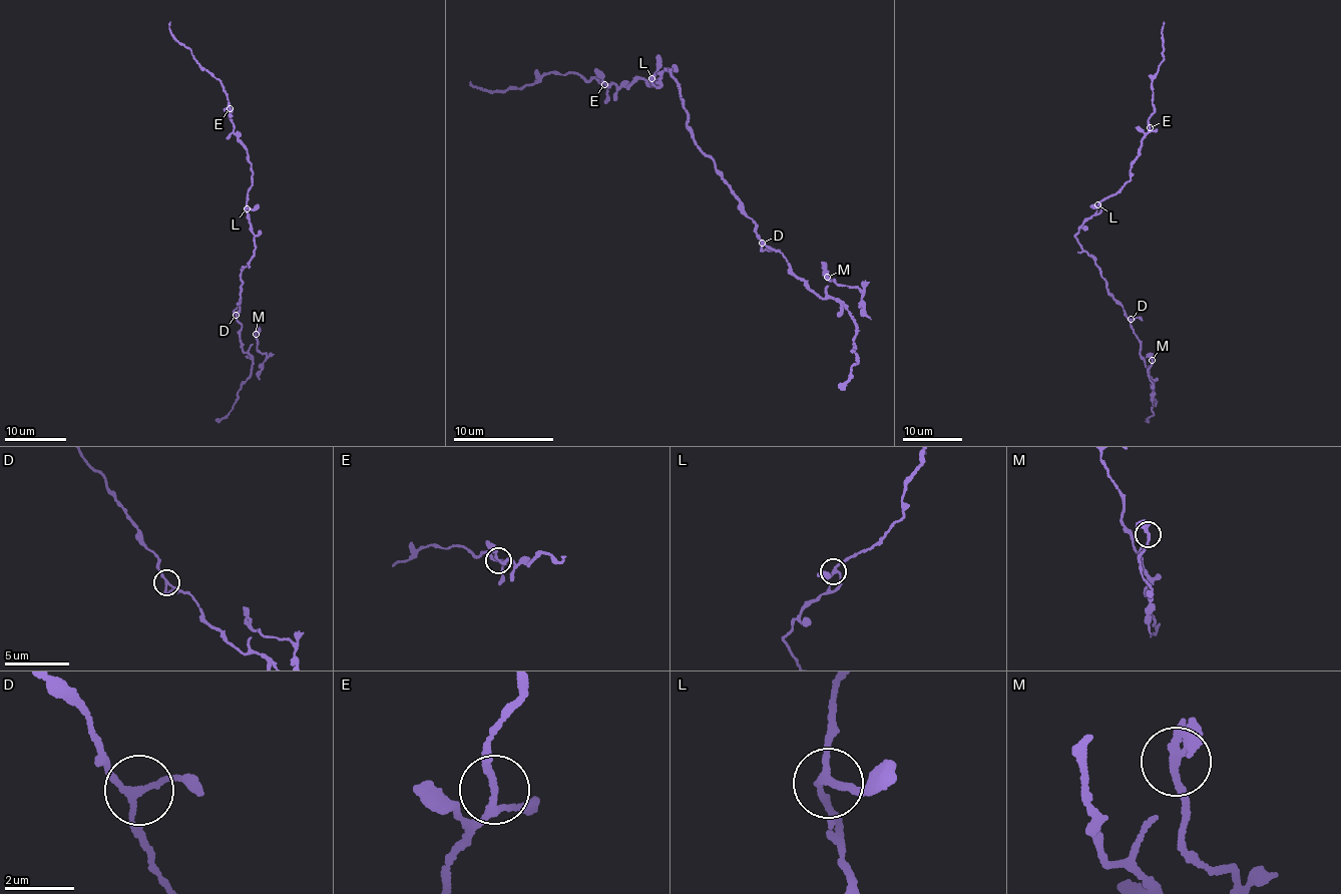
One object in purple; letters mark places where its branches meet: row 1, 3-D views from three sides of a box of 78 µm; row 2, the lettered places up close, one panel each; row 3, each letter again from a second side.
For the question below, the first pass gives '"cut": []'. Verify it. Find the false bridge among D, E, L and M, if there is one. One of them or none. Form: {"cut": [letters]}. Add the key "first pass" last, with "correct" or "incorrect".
{"cut": ["M"], "first pass": "incorrect"}

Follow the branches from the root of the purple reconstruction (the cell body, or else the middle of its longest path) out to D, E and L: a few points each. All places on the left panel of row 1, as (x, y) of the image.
D: (253, 257), (242, 269), (241, 312), (236, 315)
E: (253, 257), (255, 239), (246, 210), (252, 179), (251, 165), (247, 148), (235, 132), (230, 108)
L: (253, 257), (255, 239), (247, 208)

